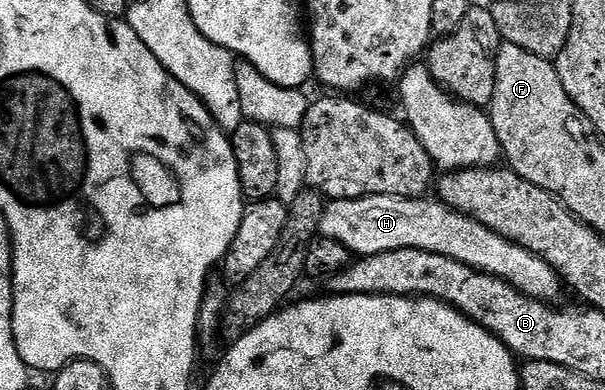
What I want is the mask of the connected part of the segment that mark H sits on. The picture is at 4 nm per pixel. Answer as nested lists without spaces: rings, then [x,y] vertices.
[[[367,195],[361,199],[334,199],[324,208],[319,234],[330,237],[334,241],[342,241],[342,245],[346,245],[348,251],[360,257],[374,253],[390,253],[390,249],[426,249],[426,253],[438,253],[442,257],[450,257],[454,261],[462,261],[476,271],[511,283],[514,289],[518,289],[529,299],[556,301],[559,300],[556,298],[560,295],[560,287],[562,288],[560,276],[549,263],[542,261],[542,257],[530,253],[526,249],[522,249],[522,245],[494,233],[494,229],[486,229],[486,225],[479,224],[471,215],[466,215],[462,211],[454,211],[444,202],[432,197],[407,199],[397,195]]]

